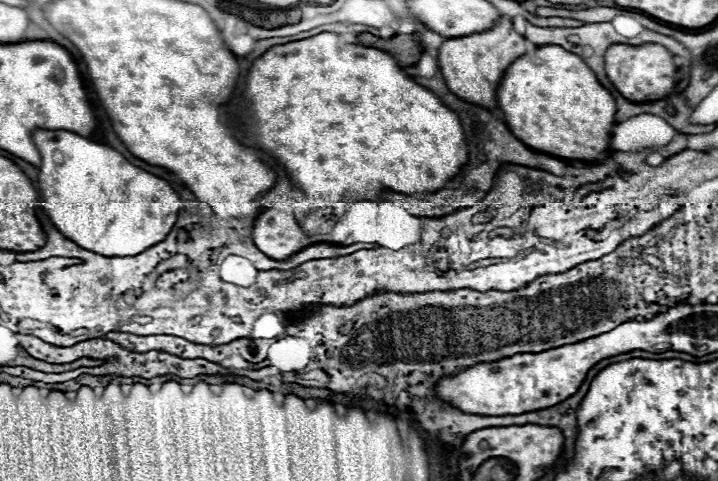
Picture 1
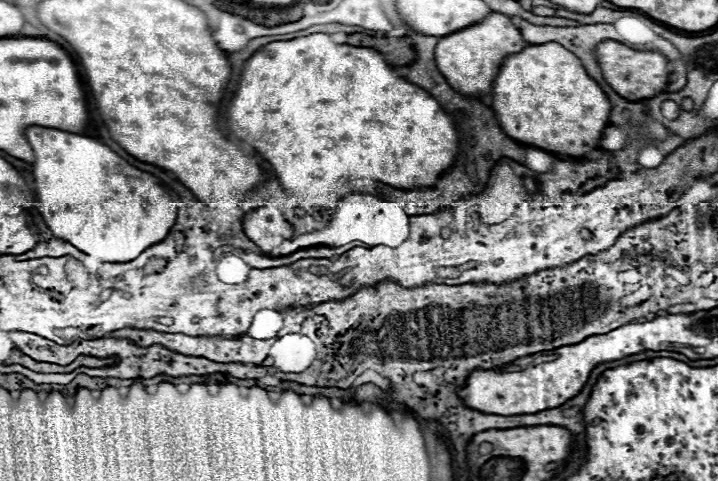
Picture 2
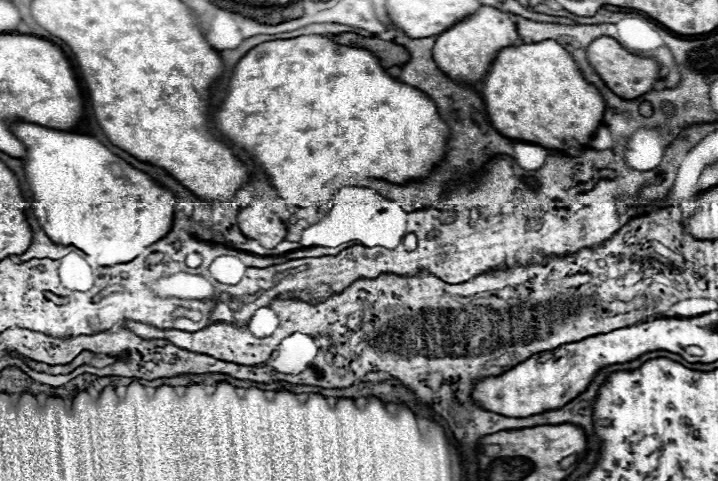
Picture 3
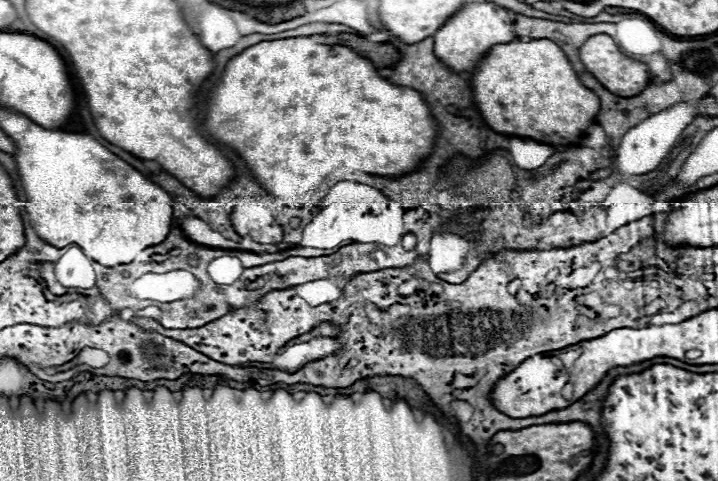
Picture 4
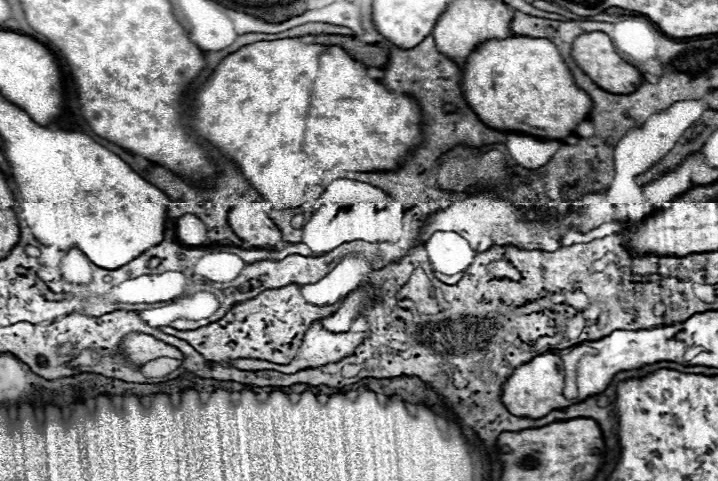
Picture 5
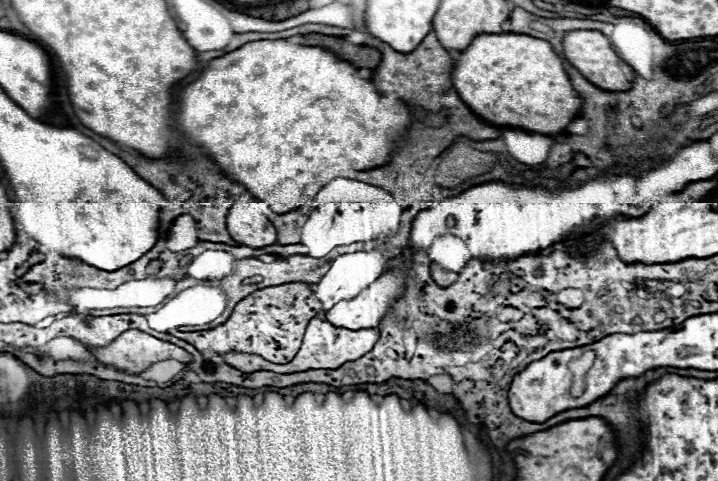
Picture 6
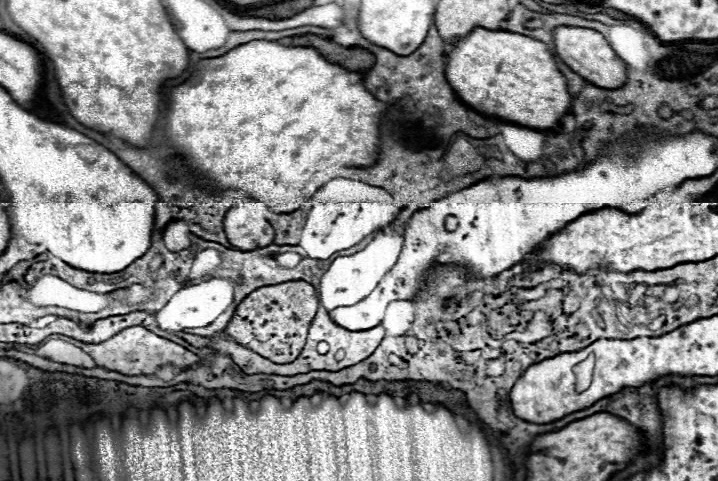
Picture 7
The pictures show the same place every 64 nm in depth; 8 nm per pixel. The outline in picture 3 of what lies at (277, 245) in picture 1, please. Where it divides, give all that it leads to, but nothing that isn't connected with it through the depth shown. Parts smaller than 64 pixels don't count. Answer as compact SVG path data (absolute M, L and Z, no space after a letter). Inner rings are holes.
M264 202L242 206L238 212L238 224L246 238L256 240L264 248L274 248L288 234L284 222L270 208L264 208Z

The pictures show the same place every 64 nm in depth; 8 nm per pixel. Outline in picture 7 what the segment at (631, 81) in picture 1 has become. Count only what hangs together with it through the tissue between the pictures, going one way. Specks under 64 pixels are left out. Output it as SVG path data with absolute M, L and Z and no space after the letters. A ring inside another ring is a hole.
M560 26L554 32L554 46L556 46L556 54L576 72L580 74L584 80L592 82L598 88L622 88L628 80L626 74L626 64L616 56L616 52L610 48L610 44L606 42L606 38L592 30L592 28L572 28L572 26Z

